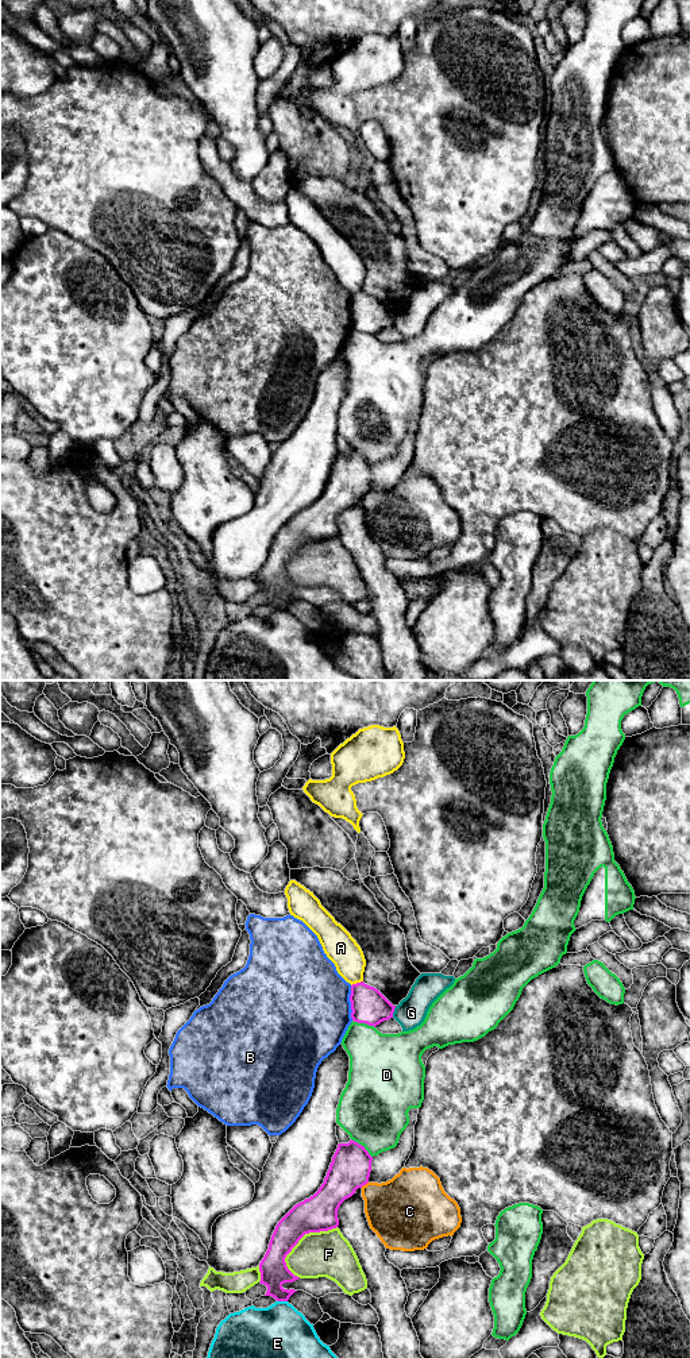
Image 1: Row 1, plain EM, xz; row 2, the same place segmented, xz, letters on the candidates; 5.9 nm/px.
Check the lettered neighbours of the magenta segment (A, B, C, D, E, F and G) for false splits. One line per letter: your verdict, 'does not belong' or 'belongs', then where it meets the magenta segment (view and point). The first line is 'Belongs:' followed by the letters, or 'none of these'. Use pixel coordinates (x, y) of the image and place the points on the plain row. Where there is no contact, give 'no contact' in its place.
Belongs: none of these
A: does not belong; contact xz (357, 292)
B: does not belong; contact xz (351, 312)
C: does not belong; contact xz (363, 493)
D: does not belong; contact xz (362, 455)
E: does not belong; contact xz (282, 609)
F: does not belong; contact xz (304, 543)
G: does not belong; contact xz (393, 320)

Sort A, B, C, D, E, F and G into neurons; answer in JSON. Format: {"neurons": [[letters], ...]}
{"neurons": [["A"], ["B"], ["C"], ["D"], ["E"], ["F"], ["G"]]}

